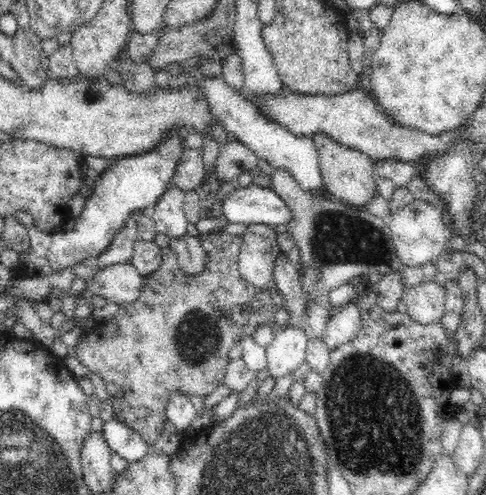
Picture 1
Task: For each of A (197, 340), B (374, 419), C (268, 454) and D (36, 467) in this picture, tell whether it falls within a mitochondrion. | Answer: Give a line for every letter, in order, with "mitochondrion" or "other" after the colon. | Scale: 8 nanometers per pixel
A: mitochondrion
B: mitochondrion
C: mitochondrion
D: mitochondrion

